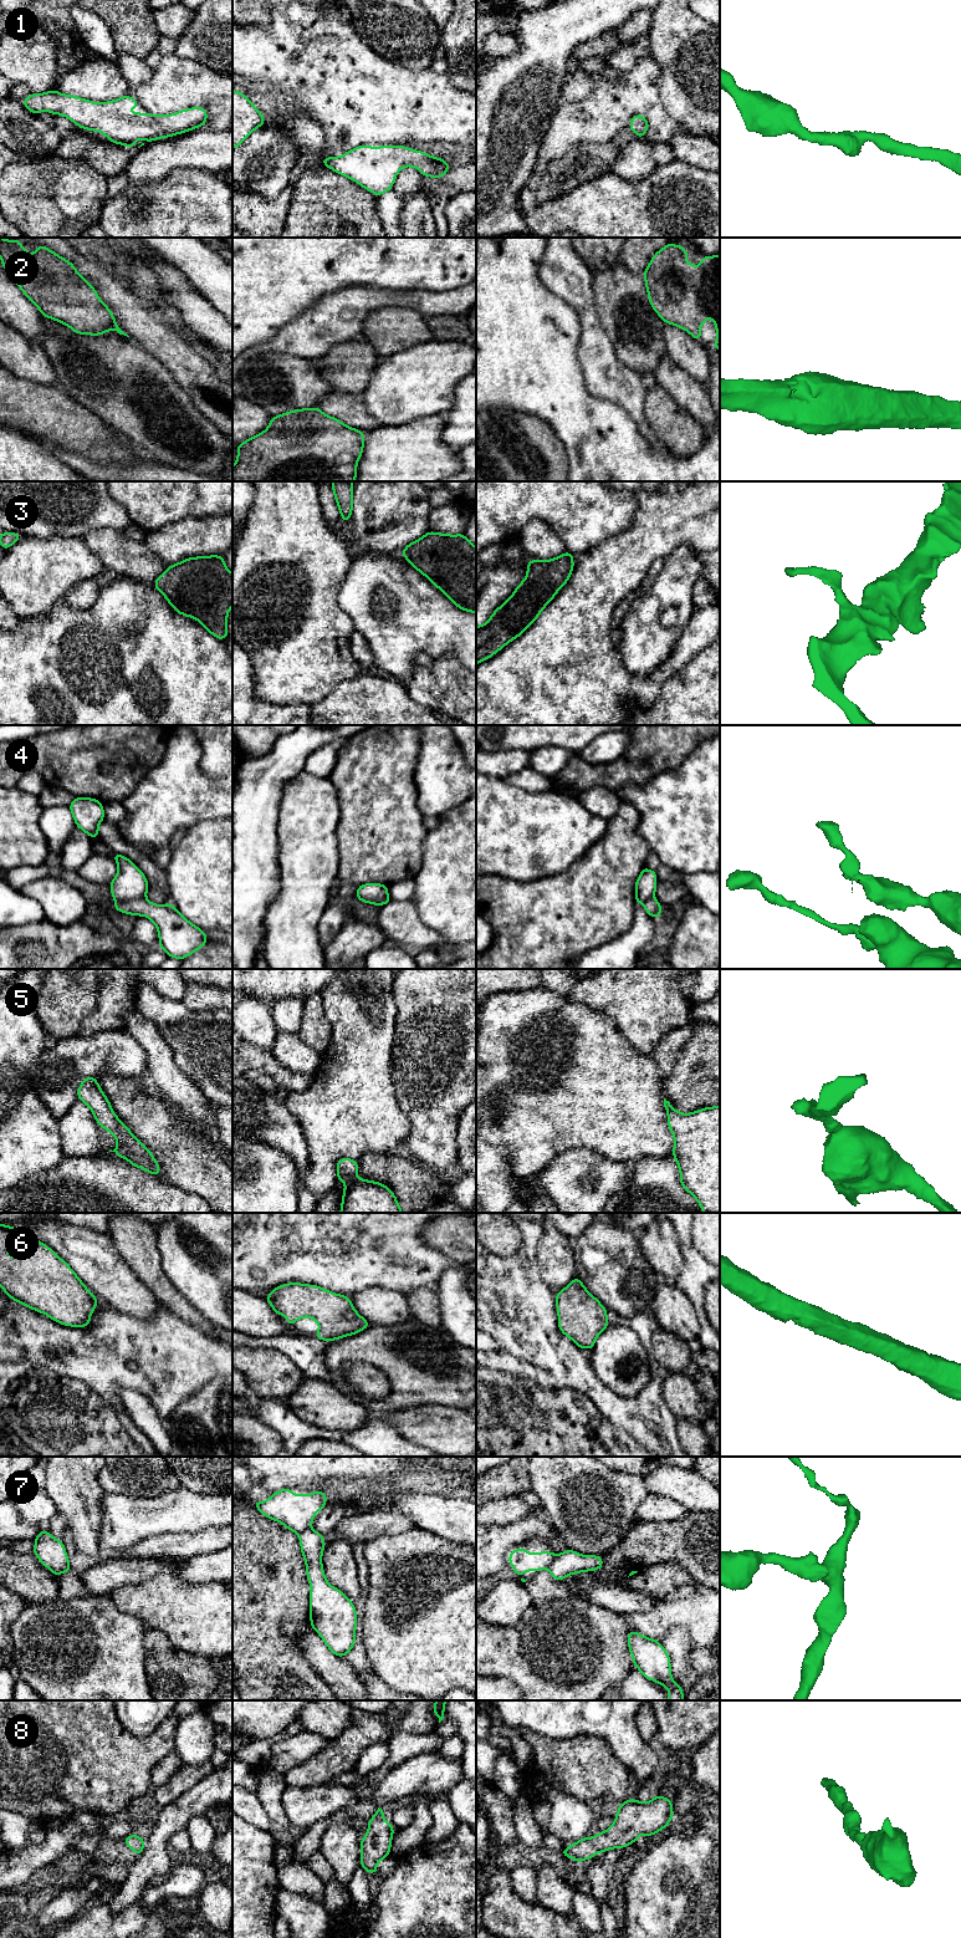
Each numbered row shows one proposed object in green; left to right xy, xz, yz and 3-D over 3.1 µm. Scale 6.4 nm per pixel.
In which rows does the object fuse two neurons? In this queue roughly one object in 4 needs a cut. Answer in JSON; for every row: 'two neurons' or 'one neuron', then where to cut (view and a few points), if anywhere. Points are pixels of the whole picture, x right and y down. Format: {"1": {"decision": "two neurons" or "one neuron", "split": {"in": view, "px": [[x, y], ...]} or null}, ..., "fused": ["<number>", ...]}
{"1": {"decision": "one neuron", "split": null}, "2": {"decision": "one neuron", "split": null}, "3": {"decision": "one neuron", "split": null}, "4": {"decision": "two neurons", "split": {"in": "xy", "px": [[144, 897], [117, 902]]}}, "5": {"decision": "one neuron", "split": null}, "6": {"decision": "one neuron", "split": null}, "7": {"decision": "two neurons", "split": {"in": "yz", "px": [[556, 1556], [548, 1567]]}}, "8": {"decision": "one neuron", "split": null}, "fused": ["4", "7"]}

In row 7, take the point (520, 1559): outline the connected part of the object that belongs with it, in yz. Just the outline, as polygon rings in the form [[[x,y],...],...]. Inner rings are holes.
[[[515,1549],[510,1552],[508,1565],[515,1567],[515,1575],[518,1577],[526,1571],[540,1571],[549,1569],[556,1555],[548,1550],[547,1554],[538,1551],[536,1554],[528,1552],[526,1549]]]

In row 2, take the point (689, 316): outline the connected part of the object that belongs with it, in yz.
[[[670,243],[655,253],[643,272],[649,302],[665,323],[685,330],[696,341],[701,340],[701,325],[711,317],[716,326],[714,348],[720,351],[720,254],[702,256],[699,267],[685,261],[686,256],[685,248]]]

